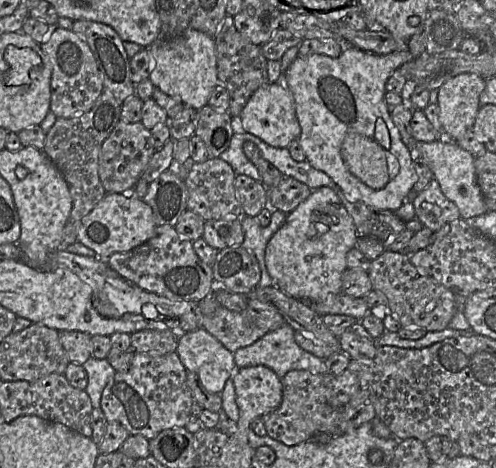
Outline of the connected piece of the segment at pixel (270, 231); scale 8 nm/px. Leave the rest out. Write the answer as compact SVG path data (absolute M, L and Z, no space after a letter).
M276 209L272 212L270 224L262 227L259 224L258 217L243 215L240 218L241 226L244 232L242 247L249 250L258 260L261 278L258 287L268 287L273 285L273 280L268 274L265 265L265 249L270 238L284 224L287 214Z

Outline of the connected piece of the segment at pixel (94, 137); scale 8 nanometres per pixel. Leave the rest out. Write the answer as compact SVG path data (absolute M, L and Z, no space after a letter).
M103 90L89 111L71 118L57 118L46 133L42 151L63 175L72 198L71 213L63 231L62 247L78 241L81 221L107 193L99 178L99 154L103 142L121 120L121 104L110 92Z

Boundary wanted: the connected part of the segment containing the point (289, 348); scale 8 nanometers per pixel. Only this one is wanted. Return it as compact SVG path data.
M285 323L281 327L266 333L253 344L236 350L234 360L237 368L263 365L274 371L281 379L291 370L306 370L320 374L330 373L325 360L302 349L297 344L294 333L295 330L288 323Z

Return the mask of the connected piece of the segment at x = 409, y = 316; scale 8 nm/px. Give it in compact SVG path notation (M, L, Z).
M386 249L371 261L368 274L373 289L381 291L387 297L387 311L396 315L402 326L421 327L427 332L448 328L456 311L455 294L431 277L422 274L411 263L410 255Z

